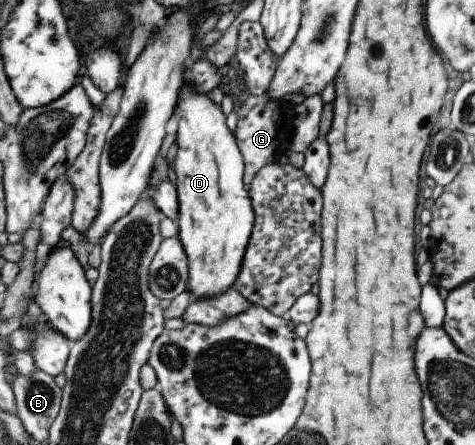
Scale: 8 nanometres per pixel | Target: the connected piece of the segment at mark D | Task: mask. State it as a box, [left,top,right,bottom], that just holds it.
[173,79,256,299]

